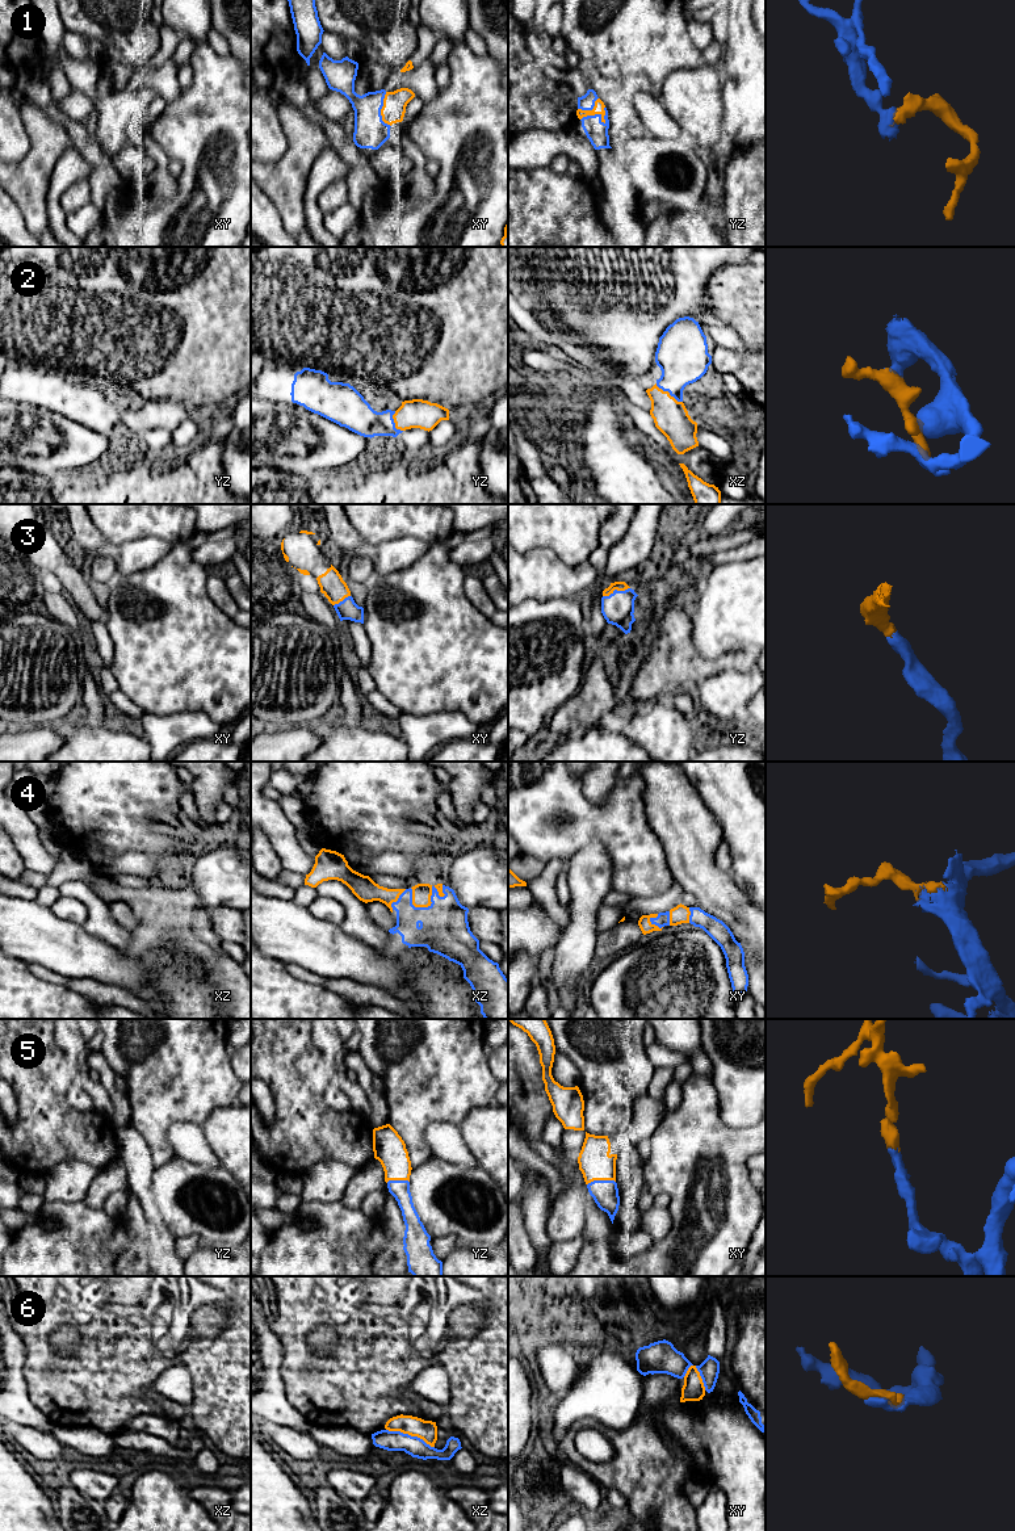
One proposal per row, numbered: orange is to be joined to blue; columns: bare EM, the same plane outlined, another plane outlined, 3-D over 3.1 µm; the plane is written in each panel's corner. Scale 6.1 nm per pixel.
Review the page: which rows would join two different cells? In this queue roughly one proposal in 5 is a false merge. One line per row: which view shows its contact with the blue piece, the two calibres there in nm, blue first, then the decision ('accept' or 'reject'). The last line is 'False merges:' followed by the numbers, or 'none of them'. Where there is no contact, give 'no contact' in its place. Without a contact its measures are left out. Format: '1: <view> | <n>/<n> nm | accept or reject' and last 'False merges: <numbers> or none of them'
1: yz | 140/70 nm | accept
2: xz | 320/220 nm | accept
3: yz | 200/60 nm | accept
4: xz | 300/120 nm | accept
5: xy | 160/200 nm | accept
6: xz | 130/130 nm | reject
False merges: 6

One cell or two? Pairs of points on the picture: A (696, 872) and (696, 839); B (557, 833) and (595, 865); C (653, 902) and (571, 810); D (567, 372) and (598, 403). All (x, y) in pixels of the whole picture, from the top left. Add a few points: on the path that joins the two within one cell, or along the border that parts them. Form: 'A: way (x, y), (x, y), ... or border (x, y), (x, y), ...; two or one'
A: way (696, 864), (696, 847); one
B: border (608, 852), (602, 843), (590, 842), (567, 860); two
C: border (674, 881), (669, 889), (659, 894), (633, 898); two
D: border (583, 389), (607, 394), (613, 401); two

